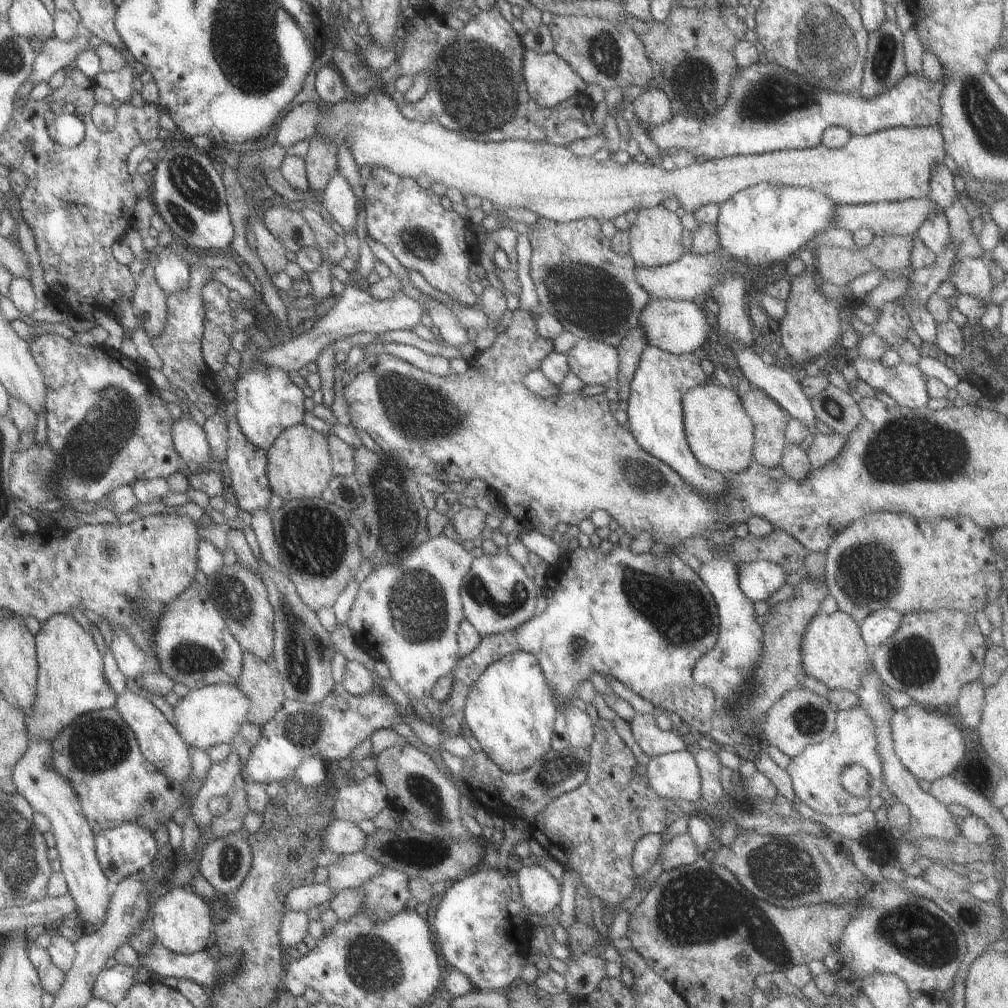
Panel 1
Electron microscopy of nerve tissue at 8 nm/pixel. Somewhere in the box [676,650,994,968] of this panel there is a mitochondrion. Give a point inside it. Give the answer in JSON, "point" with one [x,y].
{"point":[782,871]}

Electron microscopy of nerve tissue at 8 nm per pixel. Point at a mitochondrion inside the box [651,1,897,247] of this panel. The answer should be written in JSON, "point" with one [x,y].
{"point":[828,49]}

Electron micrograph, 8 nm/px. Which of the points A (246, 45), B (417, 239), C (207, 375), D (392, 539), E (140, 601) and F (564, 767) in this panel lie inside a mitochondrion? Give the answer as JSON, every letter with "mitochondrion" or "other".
{"A":"mitochondrion","B":"mitochondrion","C":"other","D":"mitochondrion","E":"mitochondrion","F":"mitochondrion"}

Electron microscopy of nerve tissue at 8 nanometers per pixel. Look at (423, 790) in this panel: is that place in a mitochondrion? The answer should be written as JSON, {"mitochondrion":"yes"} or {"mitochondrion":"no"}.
{"mitochondrion":"yes"}

